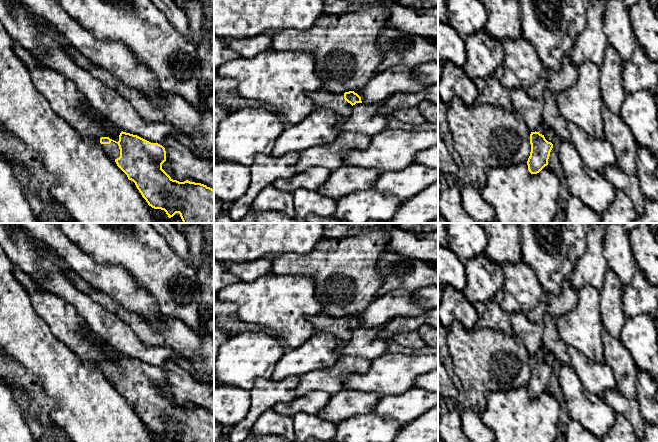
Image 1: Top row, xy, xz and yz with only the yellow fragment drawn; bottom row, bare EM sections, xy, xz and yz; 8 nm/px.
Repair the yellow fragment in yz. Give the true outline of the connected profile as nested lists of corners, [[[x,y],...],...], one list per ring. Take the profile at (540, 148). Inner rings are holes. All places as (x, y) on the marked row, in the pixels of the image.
[[[541,124],[535,132],[530,134],[531,152],[527,161],[531,174],[539,173],[548,165],[550,152],[553,148],[554,135]]]

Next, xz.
[[[321,90],[313,92],[310,98],[317,106],[331,109],[341,118],[351,113],[353,105],[362,103],[361,97],[354,91],[345,92],[344,94],[331,94]]]

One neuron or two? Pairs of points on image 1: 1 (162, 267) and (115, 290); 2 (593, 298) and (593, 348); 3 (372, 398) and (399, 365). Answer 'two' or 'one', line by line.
1: two
2: one
3: two

